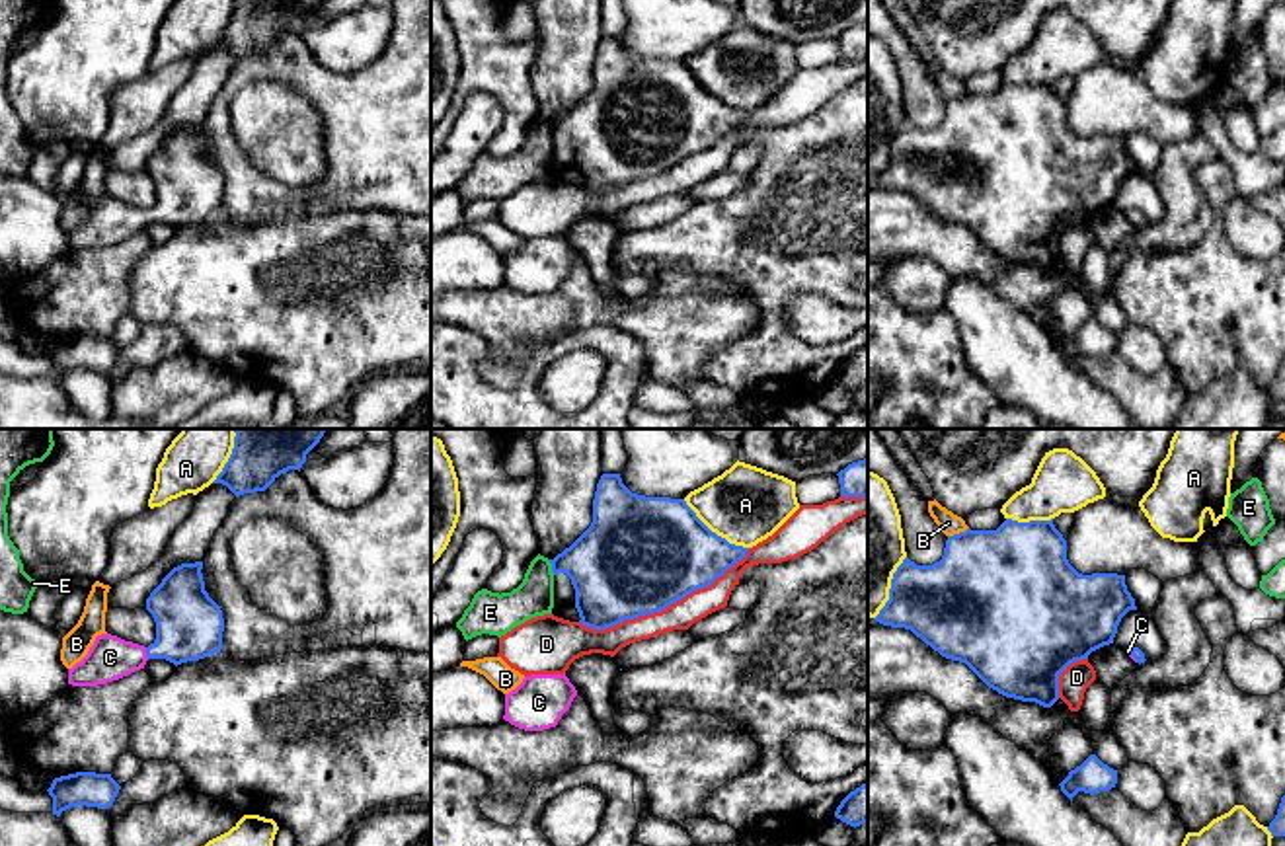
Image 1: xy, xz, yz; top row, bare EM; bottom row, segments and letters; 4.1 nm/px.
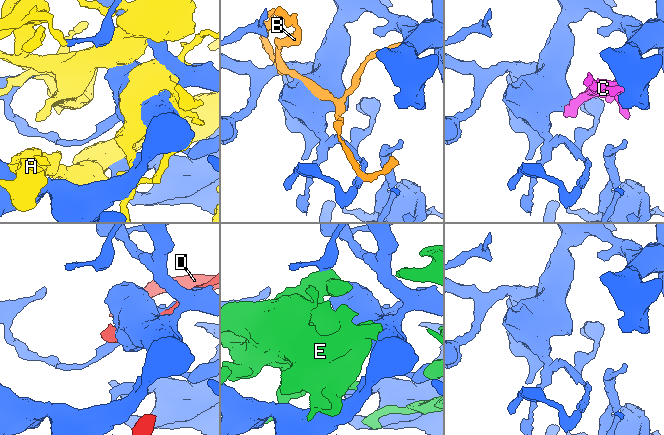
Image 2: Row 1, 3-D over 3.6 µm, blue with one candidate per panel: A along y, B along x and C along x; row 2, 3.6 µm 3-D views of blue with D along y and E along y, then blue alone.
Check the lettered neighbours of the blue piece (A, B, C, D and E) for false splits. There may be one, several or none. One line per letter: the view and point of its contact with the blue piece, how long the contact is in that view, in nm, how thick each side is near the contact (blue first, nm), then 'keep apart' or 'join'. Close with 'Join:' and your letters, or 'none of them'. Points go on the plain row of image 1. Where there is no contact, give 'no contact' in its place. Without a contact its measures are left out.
A: xz (714, 96) | 340 nm | 440/320 nm | keep apart
B: yz (960, 96) | 100 nm | 460/90 nm | keep apart
C: xy (147, 217) | 50 nm | 280/180 nm | join
D: xz (665, 170) | 750 nm | 480/120 nm | keep apart
E: xz (552, 131) | 70 nm | 360/160 nm | keep apart
Join: C

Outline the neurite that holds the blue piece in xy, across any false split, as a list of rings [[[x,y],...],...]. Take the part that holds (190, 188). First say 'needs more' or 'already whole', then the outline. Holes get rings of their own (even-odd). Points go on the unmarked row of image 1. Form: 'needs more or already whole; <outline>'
needs more; [[[203,125],[181,127],[150,156],[146,173],[156,185],[156,203],[148,211],[101,197],[88,218],[68,232],[68,248],[107,248],[144,232],[148,222],[177,230],[220,216],[224,181],[205,154],[201,133]]]

